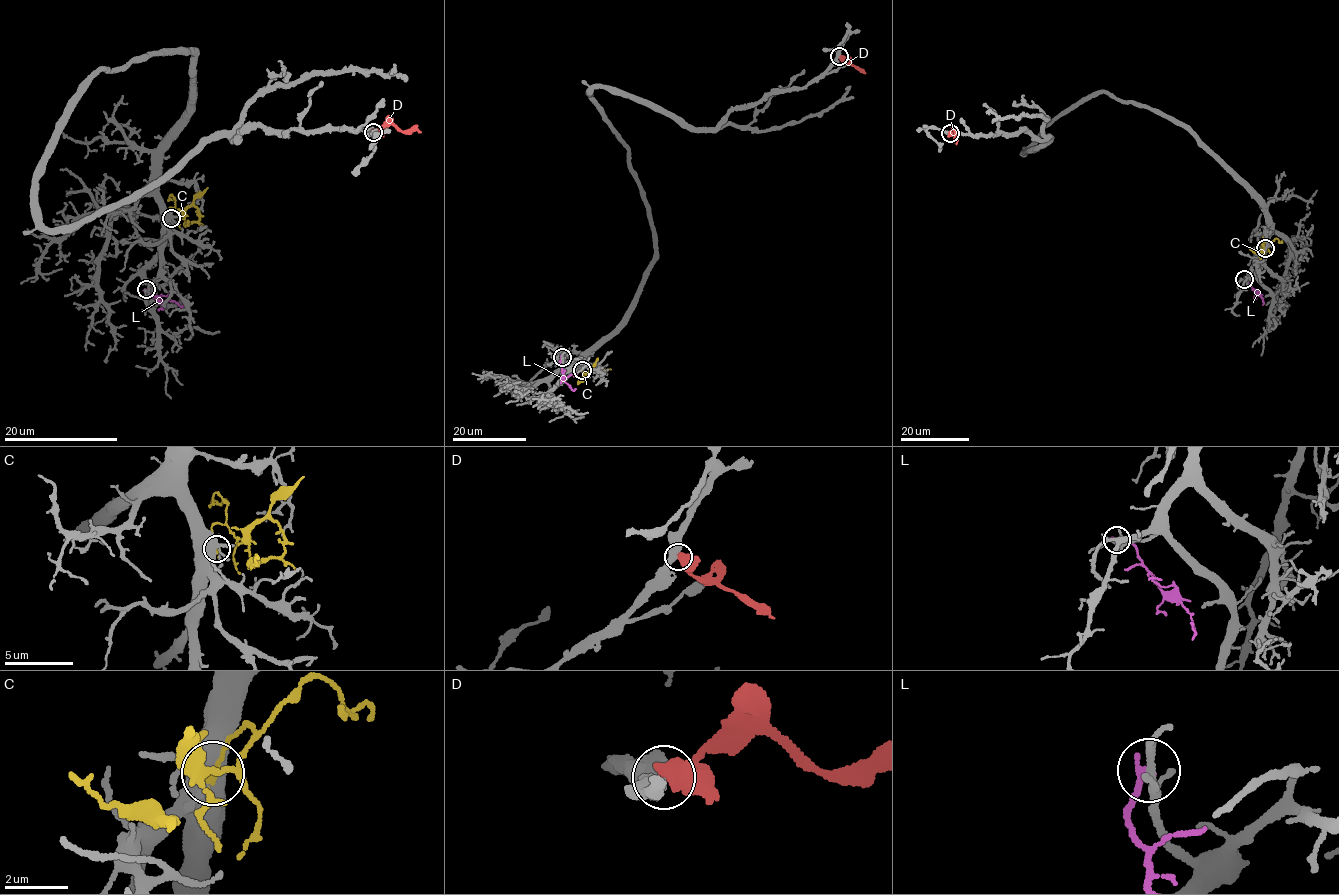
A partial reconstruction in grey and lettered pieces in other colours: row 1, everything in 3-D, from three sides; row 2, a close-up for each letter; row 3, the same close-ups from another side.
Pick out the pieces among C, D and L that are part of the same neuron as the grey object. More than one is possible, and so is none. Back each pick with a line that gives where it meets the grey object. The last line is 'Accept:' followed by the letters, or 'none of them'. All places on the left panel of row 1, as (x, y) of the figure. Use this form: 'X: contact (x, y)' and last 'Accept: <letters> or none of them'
Accept: none of them

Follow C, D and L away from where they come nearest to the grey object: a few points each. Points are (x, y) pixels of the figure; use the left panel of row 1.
C: (171, 217), (169, 211), (173, 207), (181, 213), (193, 205), (197, 207), (198, 220), (186, 225), (189, 221)
D: (373, 132), (387, 125), (420, 132)
L: (146, 290), (159, 299), (172, 300), (180, 306), (184, 301)

